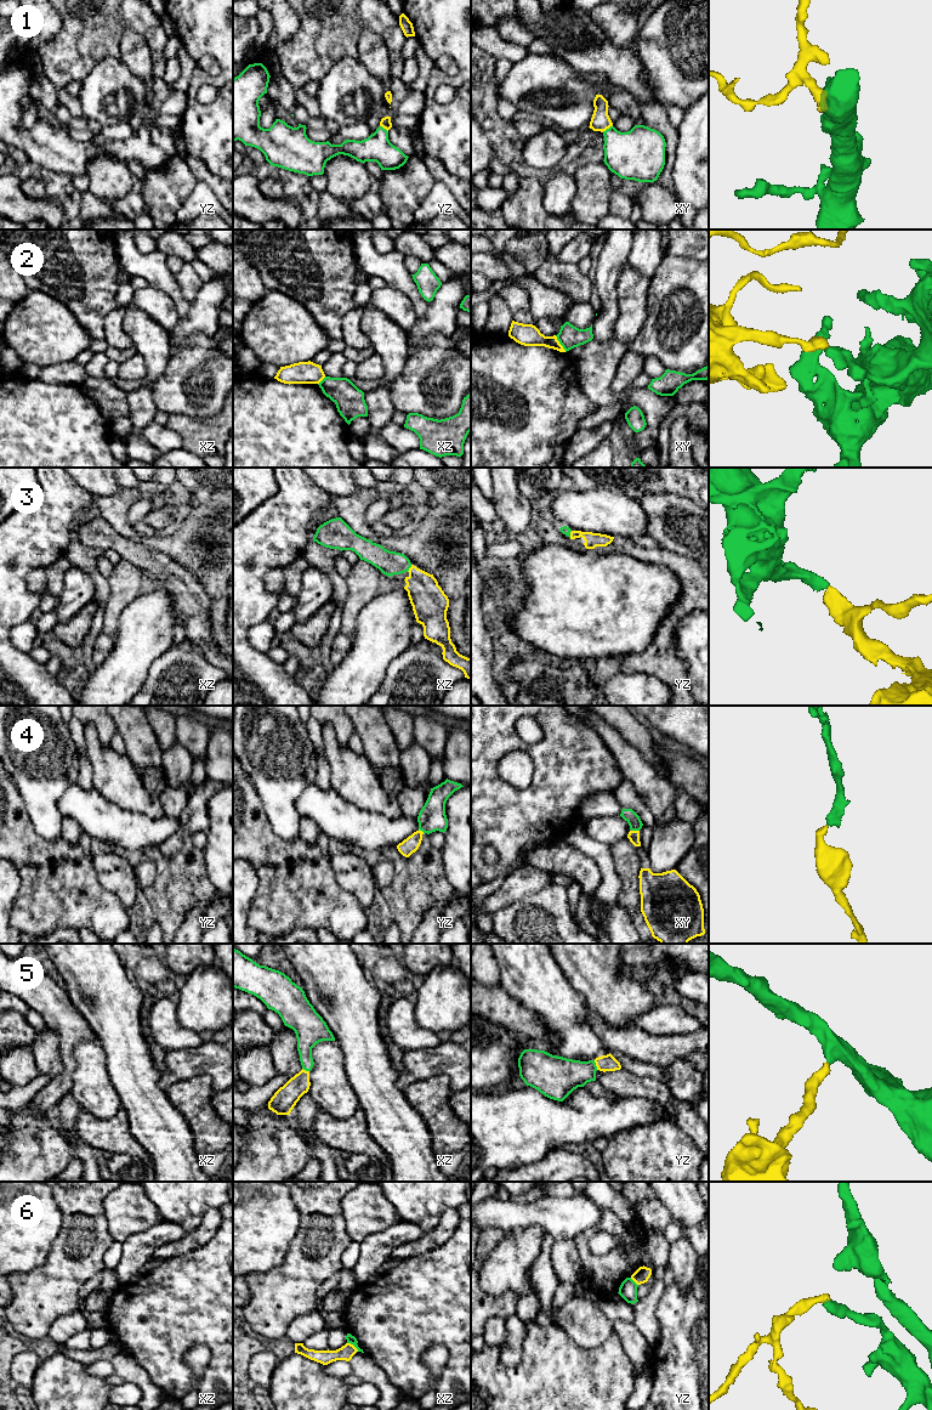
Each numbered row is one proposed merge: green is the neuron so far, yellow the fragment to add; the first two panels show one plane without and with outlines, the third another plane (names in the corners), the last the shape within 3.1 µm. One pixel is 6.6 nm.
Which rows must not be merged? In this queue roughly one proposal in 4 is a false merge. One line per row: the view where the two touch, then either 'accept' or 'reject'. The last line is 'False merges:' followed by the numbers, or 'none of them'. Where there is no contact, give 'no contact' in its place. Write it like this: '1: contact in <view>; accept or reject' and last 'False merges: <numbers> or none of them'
1: contact in xy; accept
2: contact in xy; reject
3: contact in xz; accept
4: contact in xy; accept
5: contact in yz; accept
6: contact in xz; reject
False merges: 2, 6

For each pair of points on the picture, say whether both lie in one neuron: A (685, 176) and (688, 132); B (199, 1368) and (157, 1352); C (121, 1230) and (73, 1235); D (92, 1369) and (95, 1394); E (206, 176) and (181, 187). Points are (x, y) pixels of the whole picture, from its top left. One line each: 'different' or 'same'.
A: same
B: different
C: different
D: different
E: different

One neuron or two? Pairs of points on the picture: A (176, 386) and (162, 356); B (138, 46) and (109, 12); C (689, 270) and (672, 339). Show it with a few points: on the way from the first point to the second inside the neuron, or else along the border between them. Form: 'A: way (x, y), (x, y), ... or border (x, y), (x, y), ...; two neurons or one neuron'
A: border (171, 355), (153, 390); two neurons
B: border (125, 26), (119, 44), (120, 57); two neurons
C: way (689, 287), (688, 313), (680, 322); one neuron

